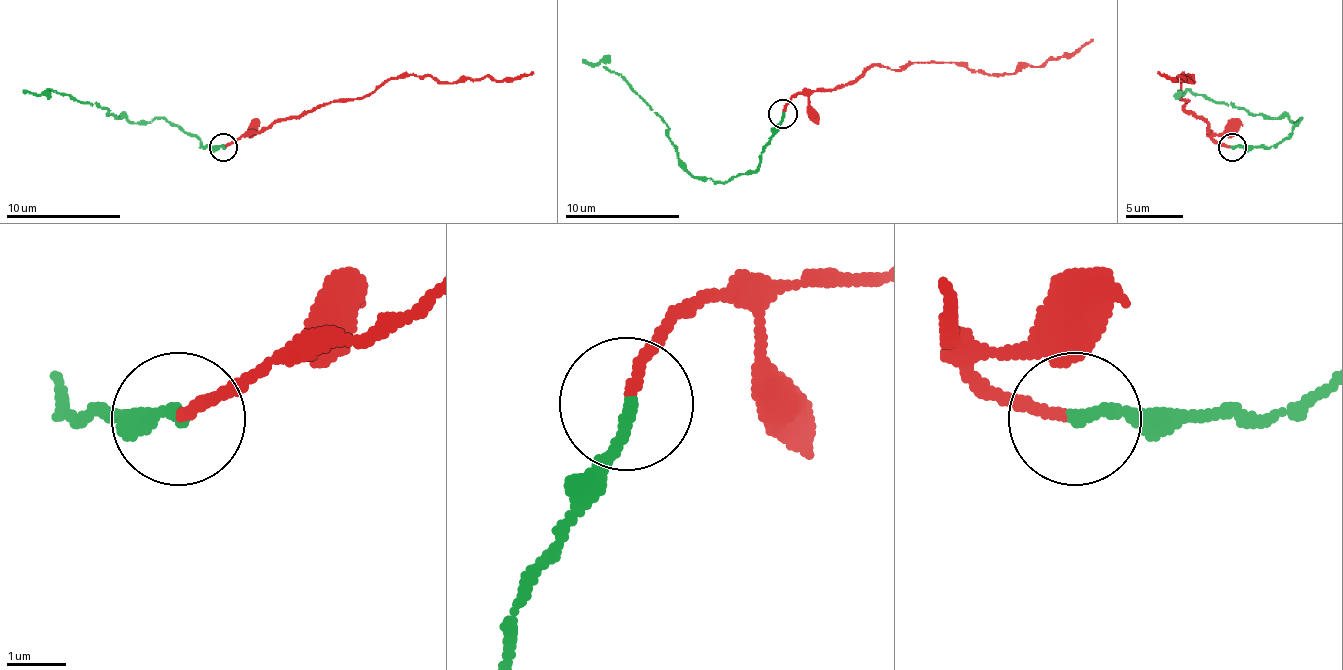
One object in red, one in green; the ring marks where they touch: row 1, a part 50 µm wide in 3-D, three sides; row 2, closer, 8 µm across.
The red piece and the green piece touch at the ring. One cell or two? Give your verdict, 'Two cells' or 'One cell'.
One cell

